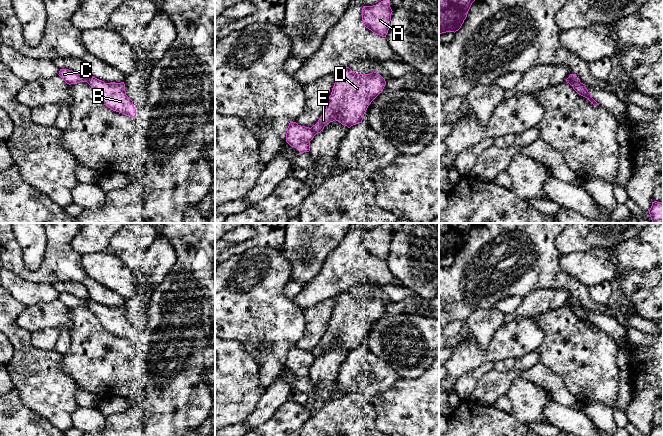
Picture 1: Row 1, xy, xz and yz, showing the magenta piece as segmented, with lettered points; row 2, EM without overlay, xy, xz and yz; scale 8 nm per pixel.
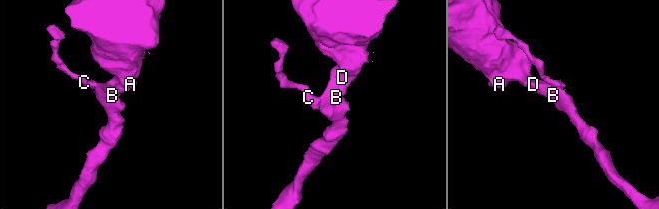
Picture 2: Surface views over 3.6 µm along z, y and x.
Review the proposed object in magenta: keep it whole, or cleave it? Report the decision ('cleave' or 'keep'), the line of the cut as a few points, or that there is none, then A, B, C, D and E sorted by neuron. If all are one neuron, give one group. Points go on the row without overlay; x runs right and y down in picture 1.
cleave; cut in yz along (568, 301), (574, 306), (579, 306); A B D E / C

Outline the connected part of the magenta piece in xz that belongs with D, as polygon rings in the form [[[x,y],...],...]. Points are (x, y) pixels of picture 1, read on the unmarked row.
[[[349,291],[341,292],[326,333],[311,351],[315,359],[335,344],[348,352],[362,347],[368,330],[382,317],[385,309],[385,303],[374,295],[370,298],[357,298]]]

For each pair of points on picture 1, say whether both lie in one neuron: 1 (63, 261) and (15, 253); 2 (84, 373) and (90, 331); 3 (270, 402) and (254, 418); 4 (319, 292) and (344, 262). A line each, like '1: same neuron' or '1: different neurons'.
1: same neuron
2: same neuron
3: same neuron
4: same neuron

